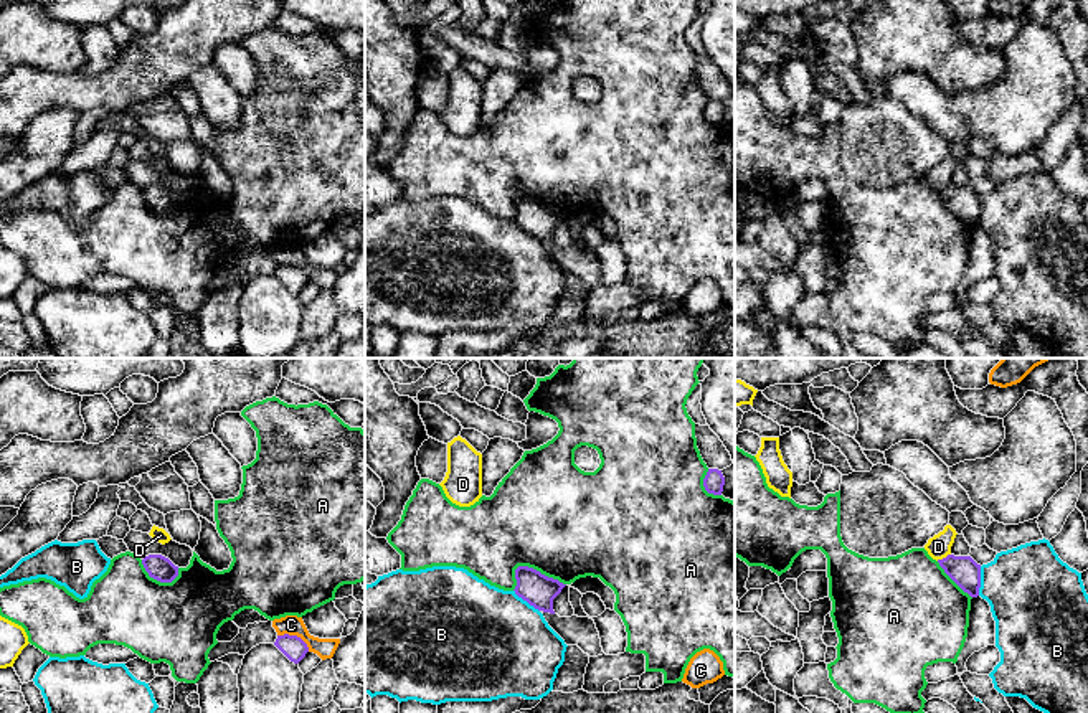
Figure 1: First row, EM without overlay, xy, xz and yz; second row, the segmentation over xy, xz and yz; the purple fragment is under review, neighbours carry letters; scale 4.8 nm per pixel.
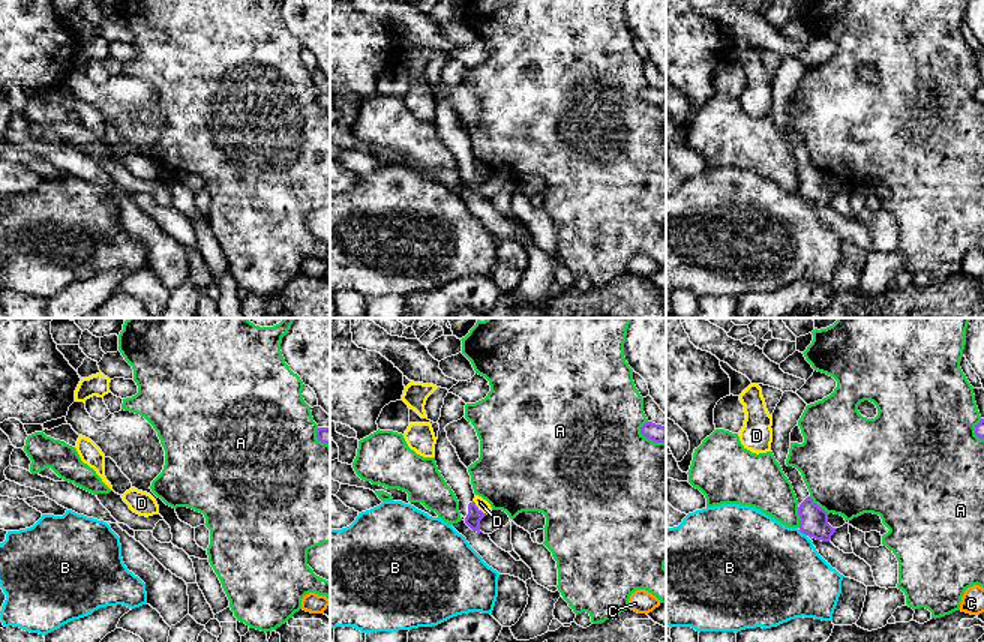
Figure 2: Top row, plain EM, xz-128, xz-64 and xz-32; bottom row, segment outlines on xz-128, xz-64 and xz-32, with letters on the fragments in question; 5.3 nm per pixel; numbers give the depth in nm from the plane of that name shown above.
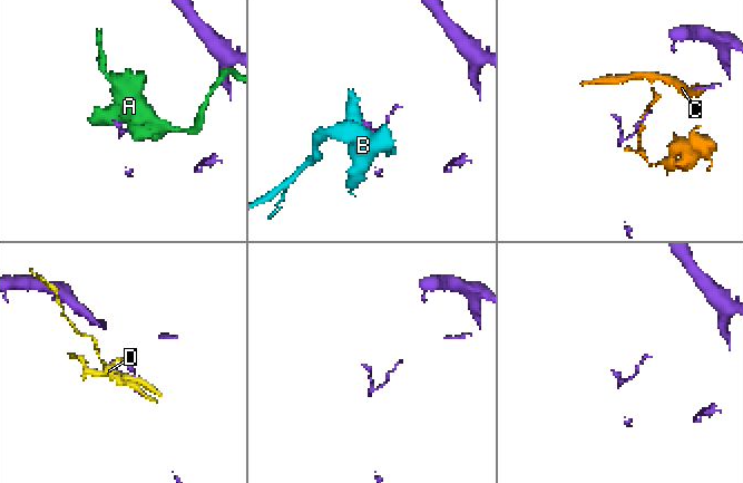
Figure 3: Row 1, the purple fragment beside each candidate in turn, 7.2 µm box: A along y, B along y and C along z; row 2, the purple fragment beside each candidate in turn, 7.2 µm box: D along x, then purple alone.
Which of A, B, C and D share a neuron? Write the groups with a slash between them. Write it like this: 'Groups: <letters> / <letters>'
Groups: A / B / C / D

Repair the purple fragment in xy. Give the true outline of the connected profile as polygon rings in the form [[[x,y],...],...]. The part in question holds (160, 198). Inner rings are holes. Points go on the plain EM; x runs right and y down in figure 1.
[[[149,185],[142,195],[149,206],[160,213],[172,213],[178,206],[178,196],[162,185]]]

